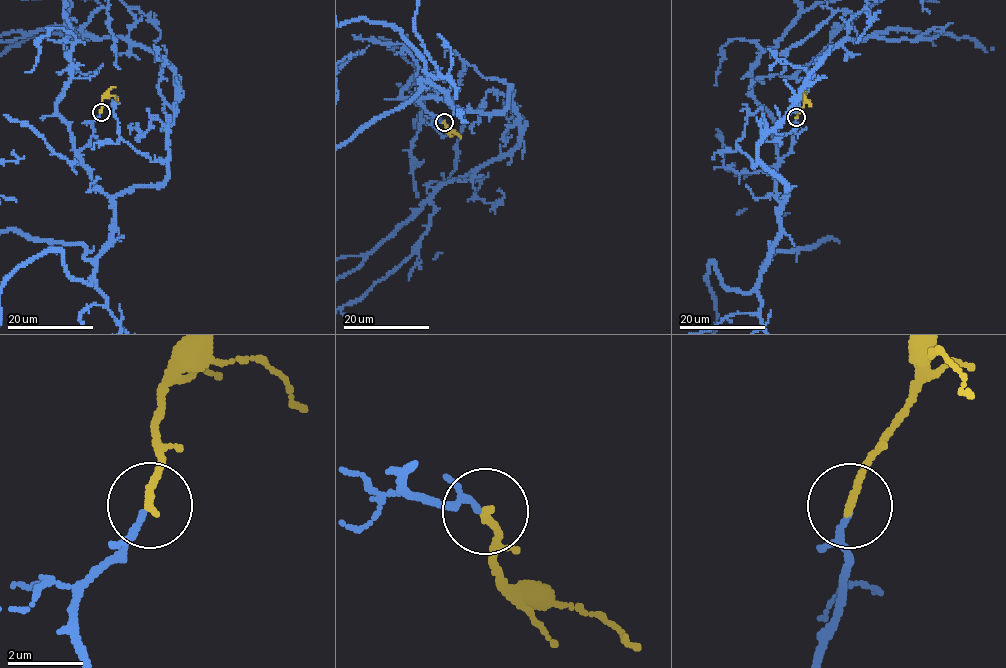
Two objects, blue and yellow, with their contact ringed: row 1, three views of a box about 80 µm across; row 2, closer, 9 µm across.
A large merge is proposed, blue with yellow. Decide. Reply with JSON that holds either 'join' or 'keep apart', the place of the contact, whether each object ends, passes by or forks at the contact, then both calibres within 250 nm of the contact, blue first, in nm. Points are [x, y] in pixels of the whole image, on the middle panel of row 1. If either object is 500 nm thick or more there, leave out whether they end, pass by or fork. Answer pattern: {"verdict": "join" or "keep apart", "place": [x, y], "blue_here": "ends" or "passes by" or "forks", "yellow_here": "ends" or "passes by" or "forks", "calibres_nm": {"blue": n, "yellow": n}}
{"verdict": "join", "place": [444, 122], "blue_here": "passes by", "yellow_here": "ends", "calibres_nm": {"blue": 110, "yellow": 200}}

